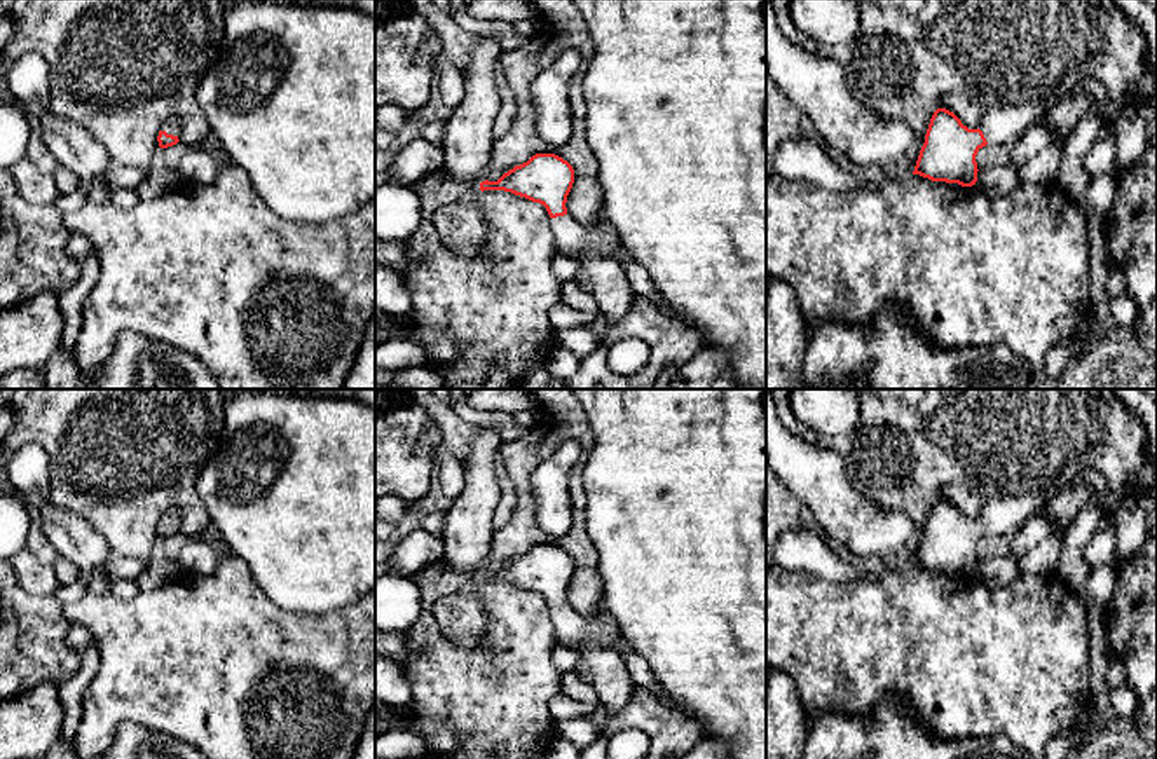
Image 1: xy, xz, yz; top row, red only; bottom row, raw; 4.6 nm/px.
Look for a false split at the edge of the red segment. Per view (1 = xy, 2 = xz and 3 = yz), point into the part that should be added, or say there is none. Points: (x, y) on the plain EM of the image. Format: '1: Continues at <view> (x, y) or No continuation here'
1: Continues at xy (170, 519)
2: Continues at xz (571, 630)
3: Continues at yz (1006, 515)

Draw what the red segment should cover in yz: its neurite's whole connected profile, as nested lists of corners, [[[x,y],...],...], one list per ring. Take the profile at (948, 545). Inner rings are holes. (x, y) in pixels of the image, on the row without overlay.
[[[1056,485],[1037,494],[993,499],[979,520],[969,520],[953,503],[937,499],[913,565],[962,578],[976,576],[977,543],[986,536],[1014,536],[1059,490]]]

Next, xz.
[[[536,544],[497,572],[482,572],[480,581],[504,581],[539,593],[550,605],[557,644],[578,649],[593,635],[593,625],[567,605],[567,586],[574,574],[572,557],[555,544]]]

